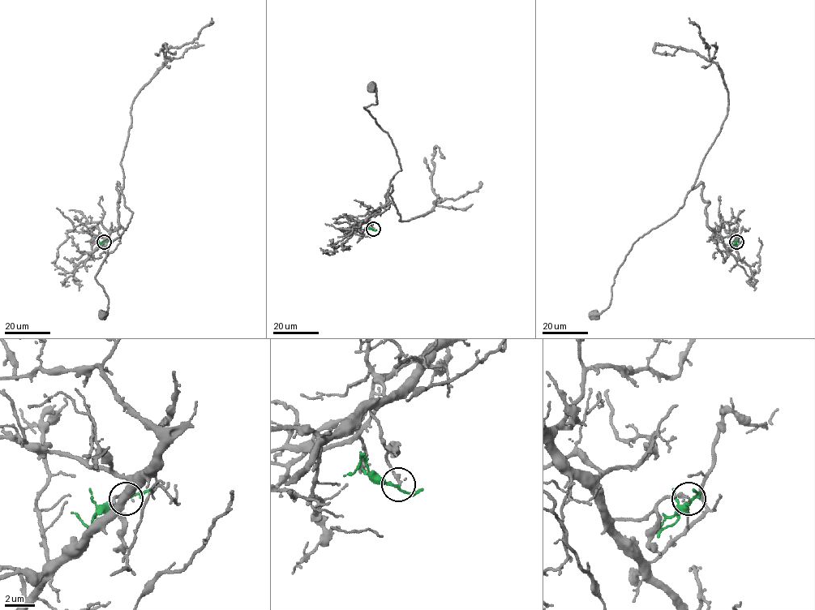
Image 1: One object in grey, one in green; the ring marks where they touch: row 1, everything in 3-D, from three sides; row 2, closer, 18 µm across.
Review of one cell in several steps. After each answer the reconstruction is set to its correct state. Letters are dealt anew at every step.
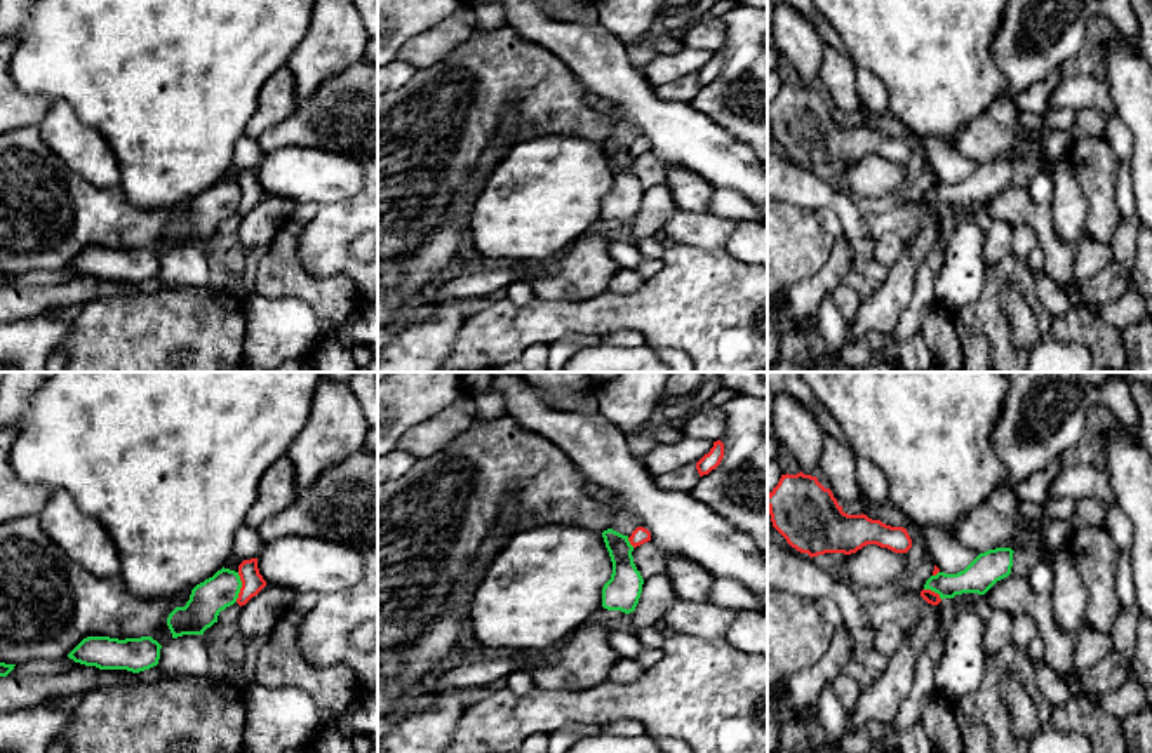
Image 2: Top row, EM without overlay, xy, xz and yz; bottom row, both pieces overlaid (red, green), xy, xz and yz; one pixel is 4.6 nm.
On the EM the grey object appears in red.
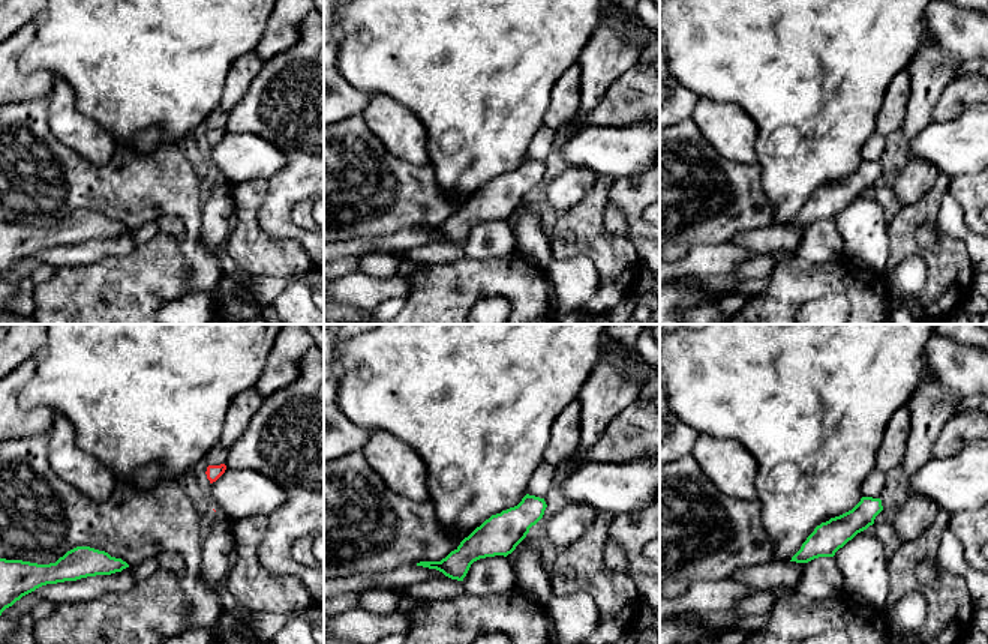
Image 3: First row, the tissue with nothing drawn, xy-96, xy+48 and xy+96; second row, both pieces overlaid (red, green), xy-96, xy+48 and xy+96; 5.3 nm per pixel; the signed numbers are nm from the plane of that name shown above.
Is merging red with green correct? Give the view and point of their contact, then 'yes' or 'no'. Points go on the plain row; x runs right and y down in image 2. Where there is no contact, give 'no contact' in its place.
xy (242, 197) | no

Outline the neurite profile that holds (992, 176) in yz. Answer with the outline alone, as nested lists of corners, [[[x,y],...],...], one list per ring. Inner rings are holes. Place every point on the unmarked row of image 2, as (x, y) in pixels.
[[[995,158],[980,163],[957,184],[938,183],[936,186],[931,186],[926,191],[924,200],[938,203],[941,210],[962,203],[985,205],[997,191],[1011,184],[1013,163],[1011,158]]]

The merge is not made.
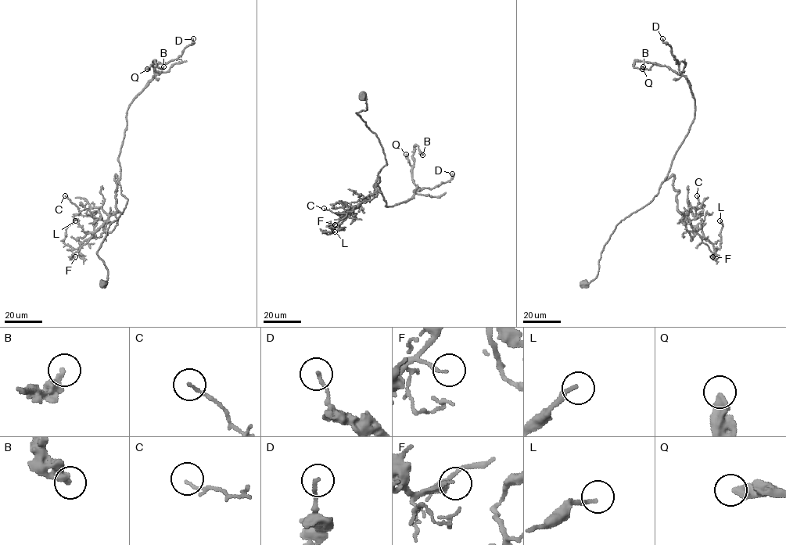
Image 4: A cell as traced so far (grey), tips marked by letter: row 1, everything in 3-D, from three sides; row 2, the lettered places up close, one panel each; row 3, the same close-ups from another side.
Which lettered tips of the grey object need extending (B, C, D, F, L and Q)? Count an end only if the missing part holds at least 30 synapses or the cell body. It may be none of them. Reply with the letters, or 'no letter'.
no letter

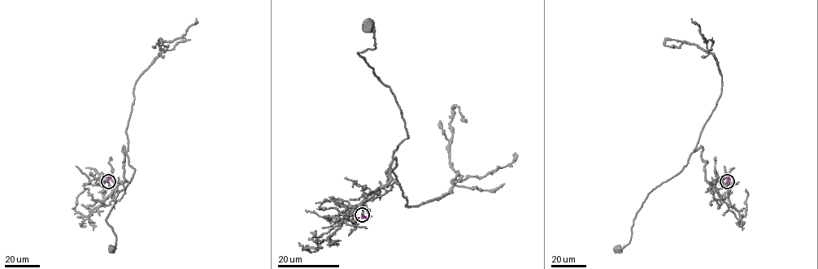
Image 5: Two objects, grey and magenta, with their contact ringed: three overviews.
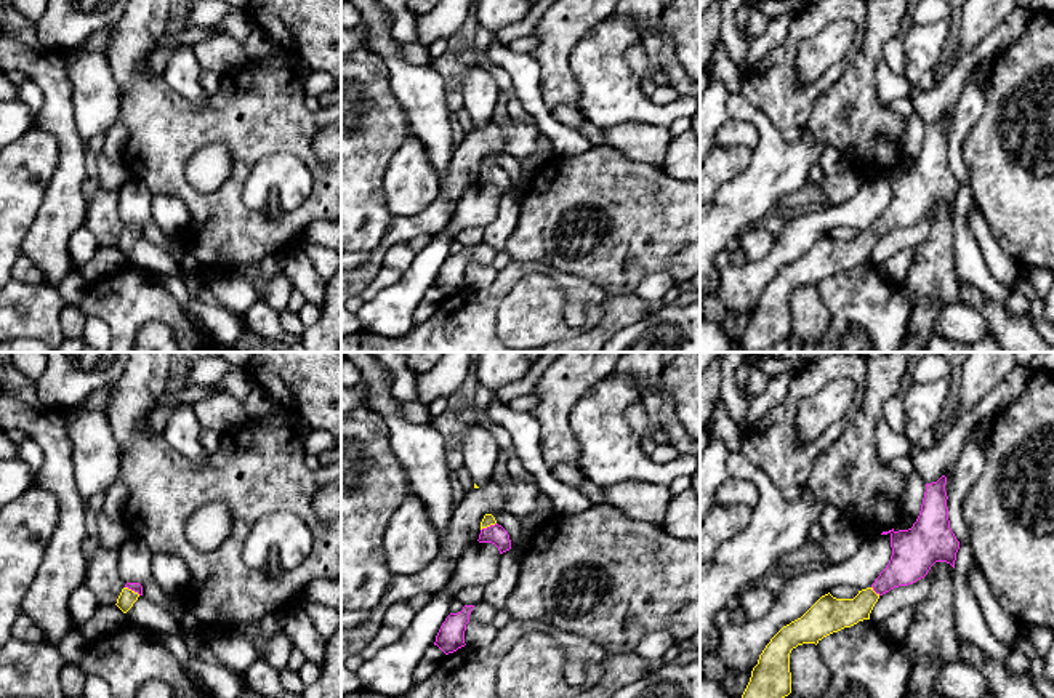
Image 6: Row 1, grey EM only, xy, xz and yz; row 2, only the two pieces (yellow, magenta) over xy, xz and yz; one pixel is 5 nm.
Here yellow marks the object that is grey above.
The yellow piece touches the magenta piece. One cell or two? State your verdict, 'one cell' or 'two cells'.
one cell

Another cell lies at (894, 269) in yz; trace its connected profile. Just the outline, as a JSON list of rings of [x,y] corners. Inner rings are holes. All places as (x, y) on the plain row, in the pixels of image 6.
[[[905,248],[889,258],[881,267],[879,272],[889,282],[905,285],[907,274],[915,263],[915,248]]]

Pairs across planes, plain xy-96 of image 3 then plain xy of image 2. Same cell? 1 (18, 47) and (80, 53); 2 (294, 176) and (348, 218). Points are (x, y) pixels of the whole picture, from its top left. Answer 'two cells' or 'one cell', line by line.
1: two cells
2: one cell

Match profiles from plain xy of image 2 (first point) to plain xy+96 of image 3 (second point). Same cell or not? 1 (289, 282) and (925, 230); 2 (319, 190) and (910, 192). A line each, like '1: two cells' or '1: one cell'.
1: two cells
2: two cells

